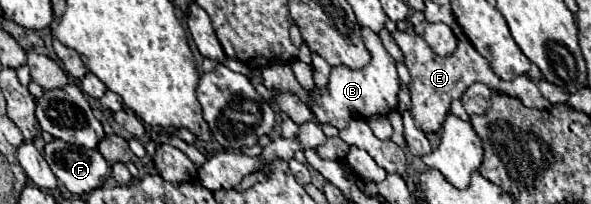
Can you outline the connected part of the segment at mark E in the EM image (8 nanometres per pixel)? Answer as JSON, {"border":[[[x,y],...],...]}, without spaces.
{"border":[[[396,30],[392,34],[392,40],[398,44],[398,48],[404,54],[404,64],[410,70],[412,82],[410,82],[410,94],[412,94],[412,116],[414,122],[418,124],[418,128],[422,132],[438,132],[448,116],[450,110],[450,102],[454,98],[462,98],[462,94],[466,92],[466,88],[474,82],[484,82],[490,90],[498,90],[498,92],[506,92],[510,96],[516,96],[522,100],[524,106],[528,108],[540,108],[540,110],[550,110],[552,104],[542,96],[540,88],[536,86],[536,82],[532,82],[528,76],[518,76],[512,82],[504,82],[502,78],[498,78],[494,74],[494,70],[490,68],[488,60],[484,56],[480,56],[476,52],[476,48],[468,42],[468,40],[460,40],[458,48],[454,54],[450,56],[438,56],[432,52],[432,48],[426,44],[426,40],[414,32],[400,32]]]}

